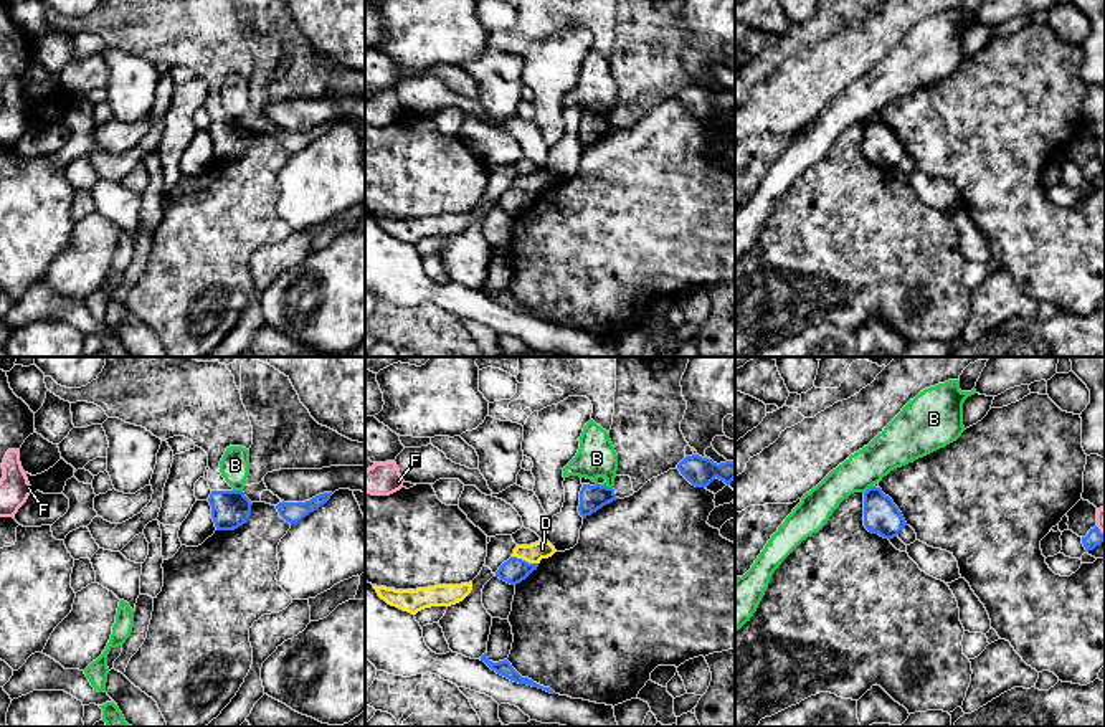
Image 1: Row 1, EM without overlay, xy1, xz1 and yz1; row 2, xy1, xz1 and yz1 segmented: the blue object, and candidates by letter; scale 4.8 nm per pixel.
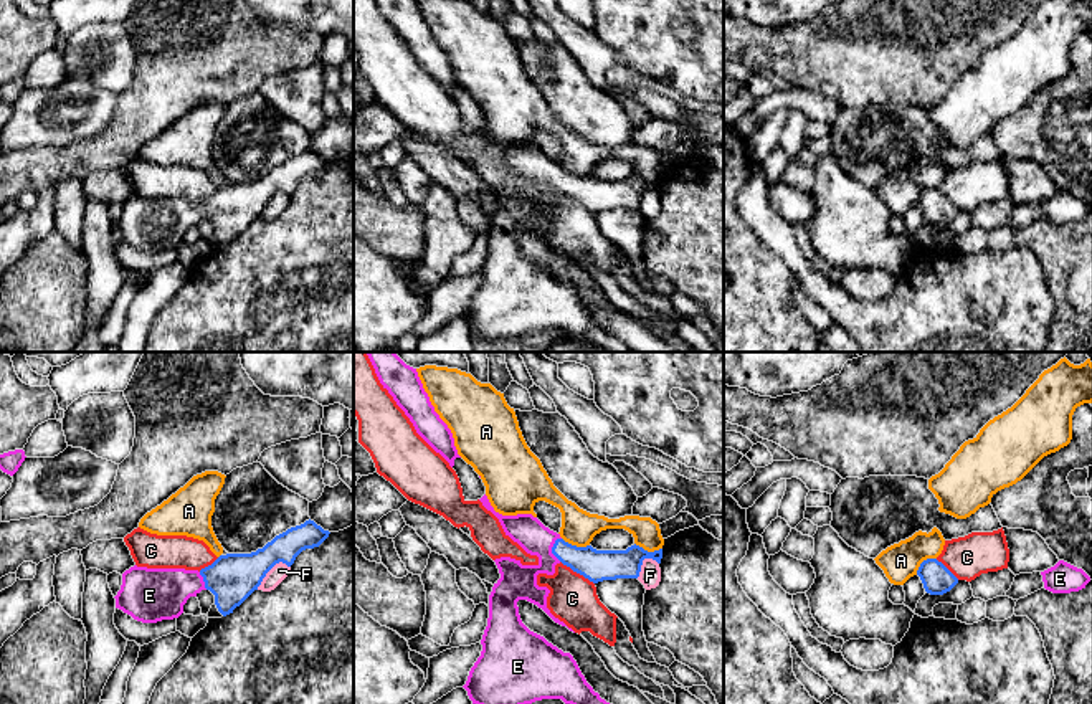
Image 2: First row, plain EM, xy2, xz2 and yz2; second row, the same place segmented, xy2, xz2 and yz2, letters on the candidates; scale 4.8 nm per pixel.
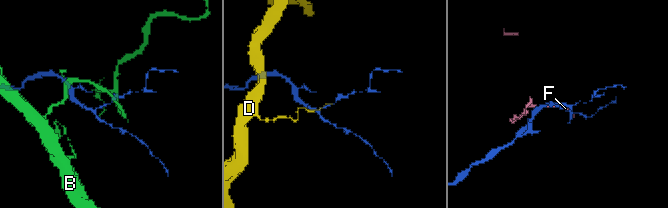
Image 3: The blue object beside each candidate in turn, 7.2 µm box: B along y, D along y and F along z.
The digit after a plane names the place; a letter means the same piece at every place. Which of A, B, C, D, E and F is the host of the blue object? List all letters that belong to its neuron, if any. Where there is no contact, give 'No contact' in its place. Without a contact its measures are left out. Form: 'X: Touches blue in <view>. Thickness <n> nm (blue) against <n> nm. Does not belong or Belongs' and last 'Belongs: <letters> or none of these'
A: Touches blue in xz2. Thickness 160 nm (blue) against 170 nm. Does not belong
B: Touches blue in xz1. Thickness 130 nm (blue) against 190 nm. Does not belong
C: Touches blue in xz2. Thickness 160 nm (blue) against 240 nm. Does not belong
D: Touches blue in xz1. Thickness 120 nm (blue) against 90 nm. Does not belong
E: Touches blue in xz2. Thickness 160 nm (blue) against 180 nm. Belongs
F: Touches blue in xy2. Thickness 240 nm (blue) against 80 nm. Does not belong
Belongs: E

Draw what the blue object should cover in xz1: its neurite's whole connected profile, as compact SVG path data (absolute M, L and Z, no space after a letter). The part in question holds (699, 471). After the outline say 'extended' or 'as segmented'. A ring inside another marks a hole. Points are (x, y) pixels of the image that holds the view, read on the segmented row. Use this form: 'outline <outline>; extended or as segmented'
outline M699 454L685 456L677 464L677 469L695 487L707 487L715 478L723 481L727 486L735 479L733 461L717 464Z; as segmented

